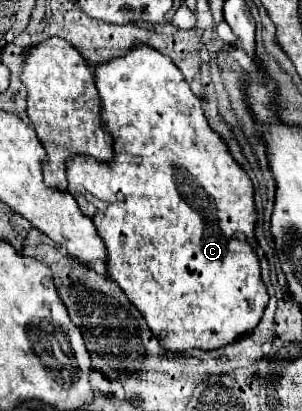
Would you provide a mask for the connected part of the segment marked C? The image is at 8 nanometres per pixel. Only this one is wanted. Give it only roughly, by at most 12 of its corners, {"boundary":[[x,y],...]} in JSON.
{"boundary":[[174,62],[96,66],[68,160],[108,278],[170,352],[268,304],[248,174]]}

